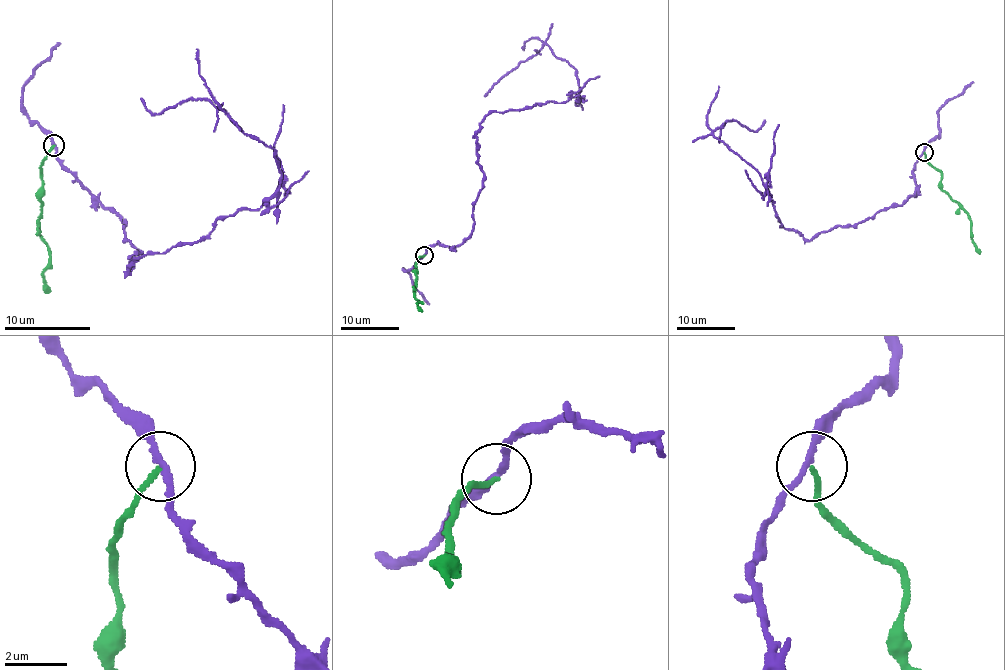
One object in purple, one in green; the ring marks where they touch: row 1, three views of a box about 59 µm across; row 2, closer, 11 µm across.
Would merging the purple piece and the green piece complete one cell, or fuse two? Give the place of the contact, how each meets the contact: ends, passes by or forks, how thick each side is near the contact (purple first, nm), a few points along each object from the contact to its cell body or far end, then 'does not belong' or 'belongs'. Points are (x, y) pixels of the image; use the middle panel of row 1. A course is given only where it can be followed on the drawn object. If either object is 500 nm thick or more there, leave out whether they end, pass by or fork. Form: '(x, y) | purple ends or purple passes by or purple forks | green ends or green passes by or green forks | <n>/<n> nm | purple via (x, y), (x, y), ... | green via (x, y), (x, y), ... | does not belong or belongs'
(424, 255) | purple passes by | green ends | 180/160 nm | purple via (424, 255), (473, 231), (480, 122), (564, 103), (580, 91), (577, 71), (545, 44), (484, 96) | green via (424, 255), (415, 265), (414, 296), (421, 302), (417, 305), (421, 310) | does not belong

